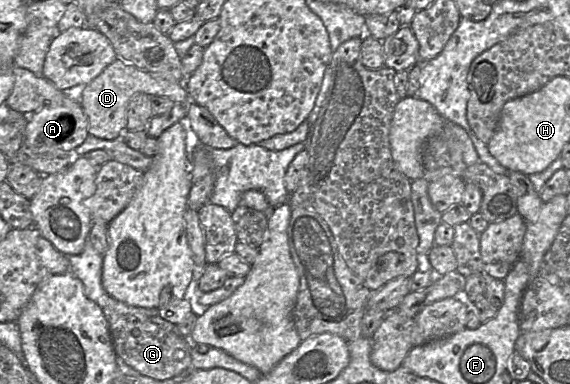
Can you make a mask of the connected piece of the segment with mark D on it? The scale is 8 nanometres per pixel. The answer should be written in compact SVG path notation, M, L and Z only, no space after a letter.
M117 57L96 78L85 85L80 96L80 104L88 118L88 133L105 140L120 138L126 130L129 101L136 93L164 96L175 103L188 103L190 100L185 82L153 75Z

